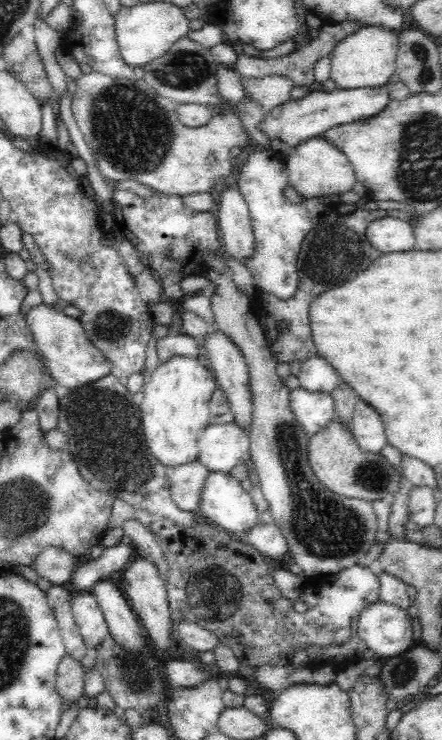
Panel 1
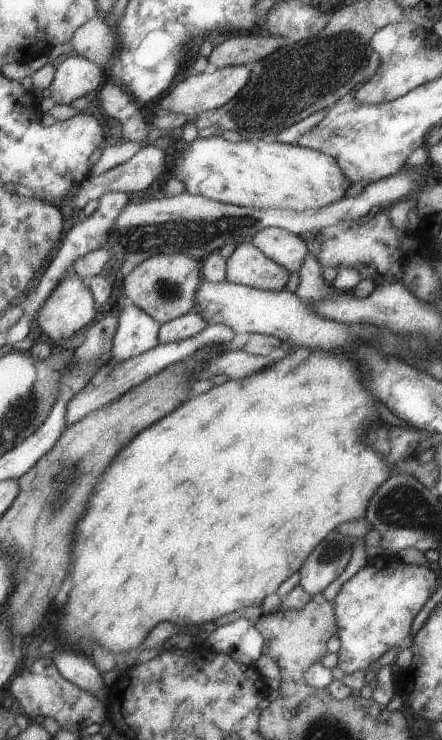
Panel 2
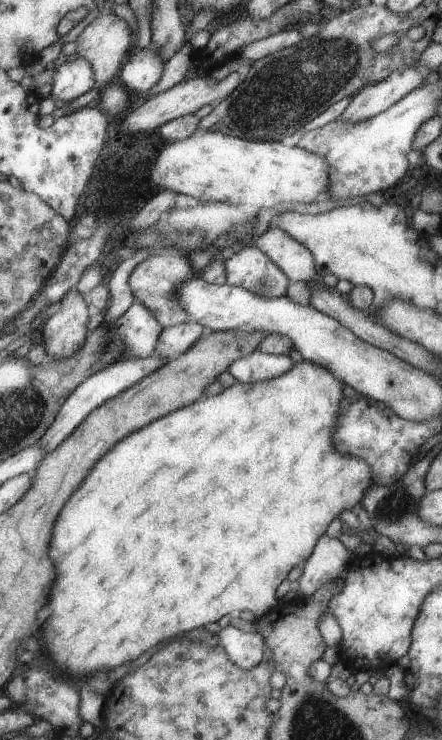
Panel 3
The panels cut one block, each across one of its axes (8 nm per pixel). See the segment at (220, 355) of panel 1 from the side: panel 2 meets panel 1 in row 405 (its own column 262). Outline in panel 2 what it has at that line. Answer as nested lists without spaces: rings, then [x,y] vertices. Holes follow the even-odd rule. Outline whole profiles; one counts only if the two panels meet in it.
[[[279,227],[262,228],[252,236],[249,242],[269,260],[290,273],[299,272],[301,262],[309,254],[306,244],[299,235]]]

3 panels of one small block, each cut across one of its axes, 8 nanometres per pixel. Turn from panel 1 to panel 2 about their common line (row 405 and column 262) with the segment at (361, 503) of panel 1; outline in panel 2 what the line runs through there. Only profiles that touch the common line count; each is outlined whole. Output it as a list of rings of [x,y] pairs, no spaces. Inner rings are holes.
[[[245,240],[236,244],[235,250],[225,261],[227,282],[259,290],[273,292],[283,290],[290,274]]]

